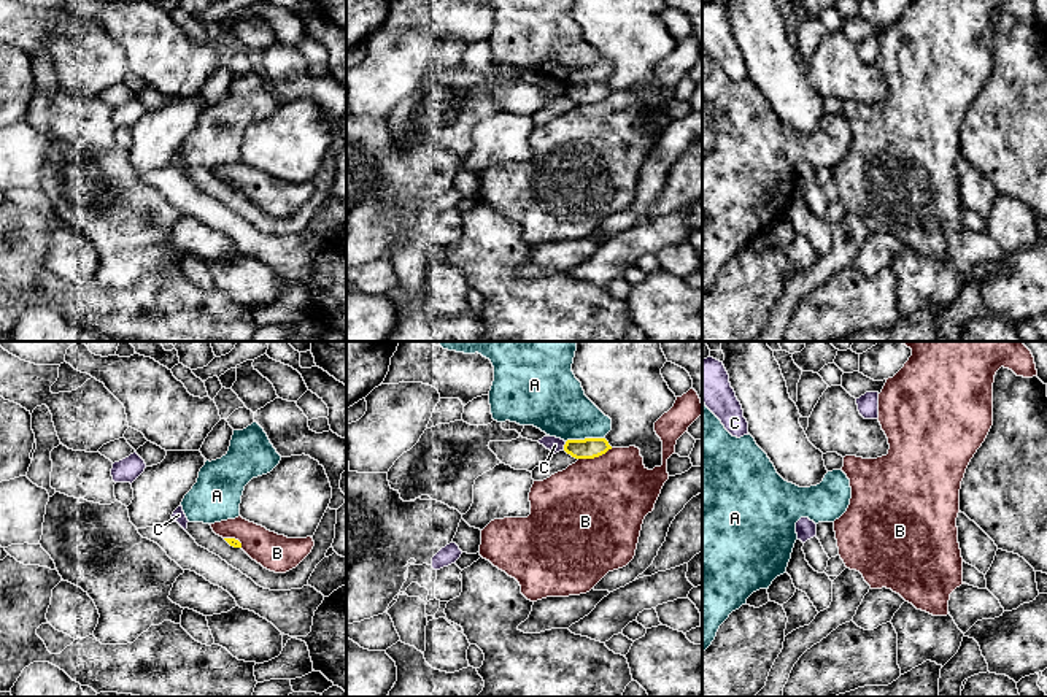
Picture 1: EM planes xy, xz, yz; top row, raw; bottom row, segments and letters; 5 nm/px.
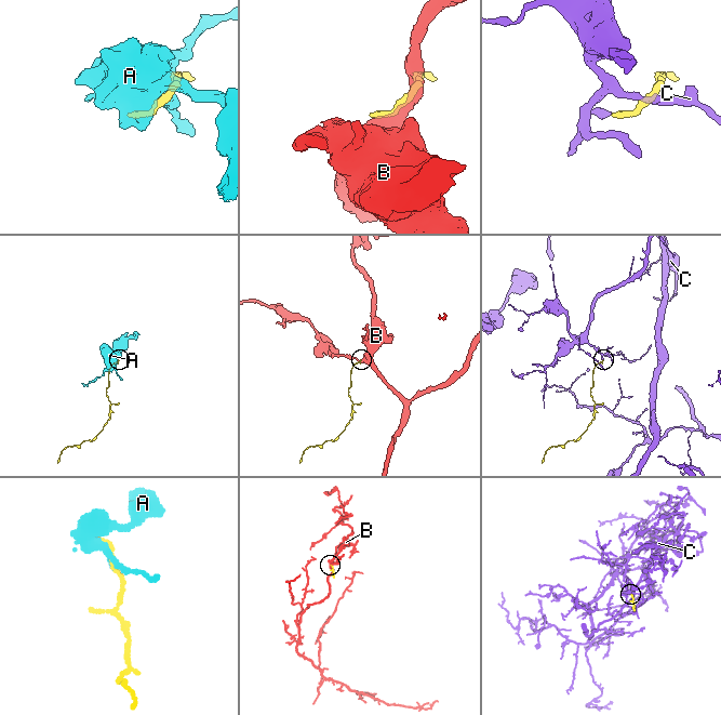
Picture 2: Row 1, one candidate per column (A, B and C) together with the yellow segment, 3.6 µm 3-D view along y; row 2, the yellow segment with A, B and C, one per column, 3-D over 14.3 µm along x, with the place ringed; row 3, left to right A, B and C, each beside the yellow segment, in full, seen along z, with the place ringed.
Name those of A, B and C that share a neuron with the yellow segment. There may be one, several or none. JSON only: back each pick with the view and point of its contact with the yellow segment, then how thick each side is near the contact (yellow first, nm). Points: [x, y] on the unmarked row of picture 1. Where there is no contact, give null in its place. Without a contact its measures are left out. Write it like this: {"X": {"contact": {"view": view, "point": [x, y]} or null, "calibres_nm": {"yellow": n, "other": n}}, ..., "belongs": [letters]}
{"belongs": []}

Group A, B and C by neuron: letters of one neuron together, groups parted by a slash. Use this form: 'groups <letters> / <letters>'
groups A / B / C

